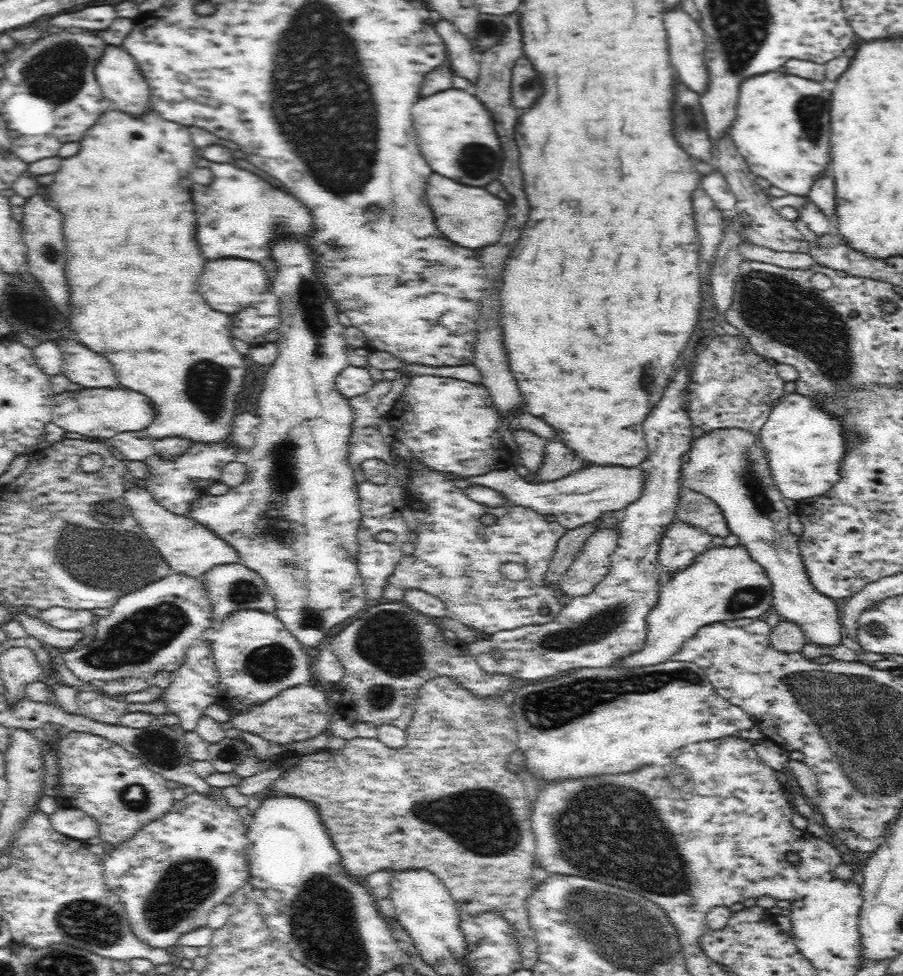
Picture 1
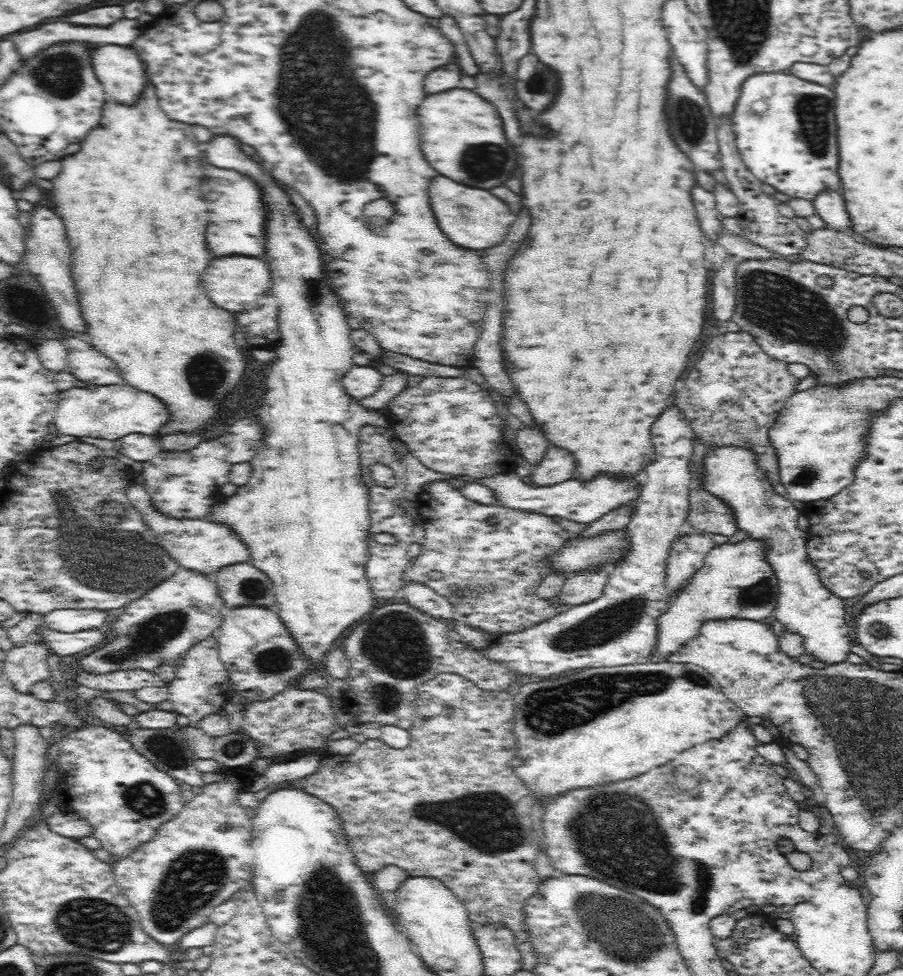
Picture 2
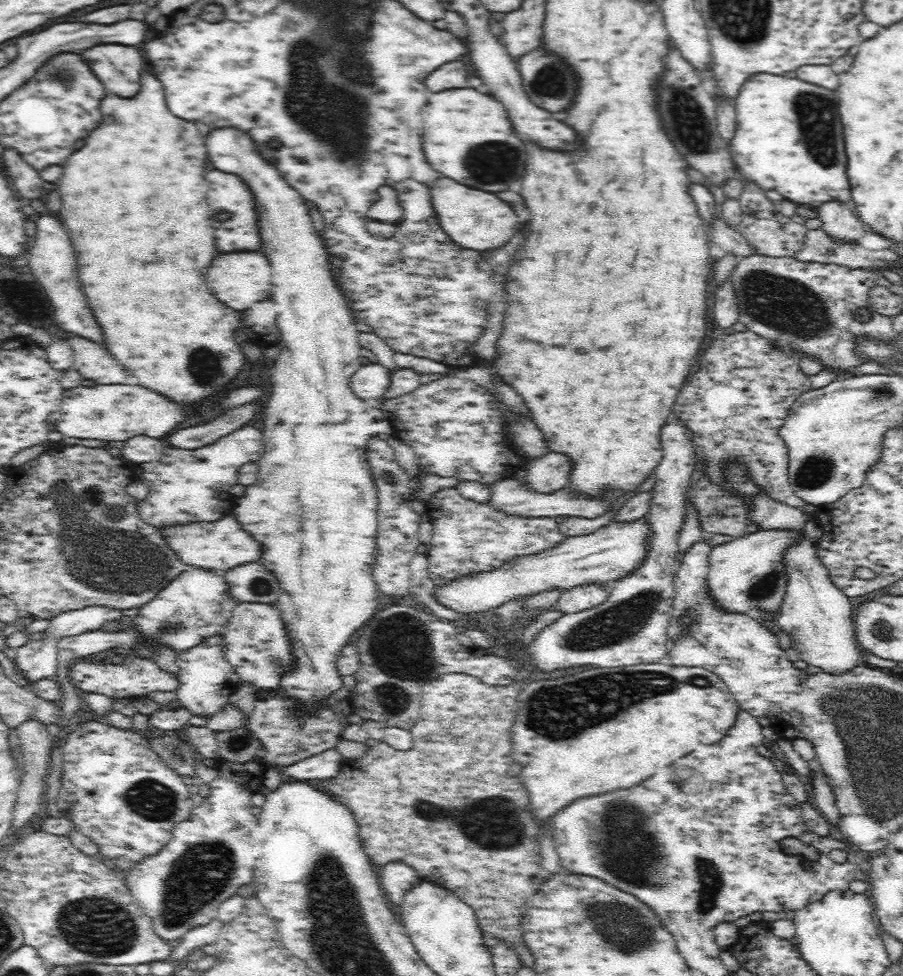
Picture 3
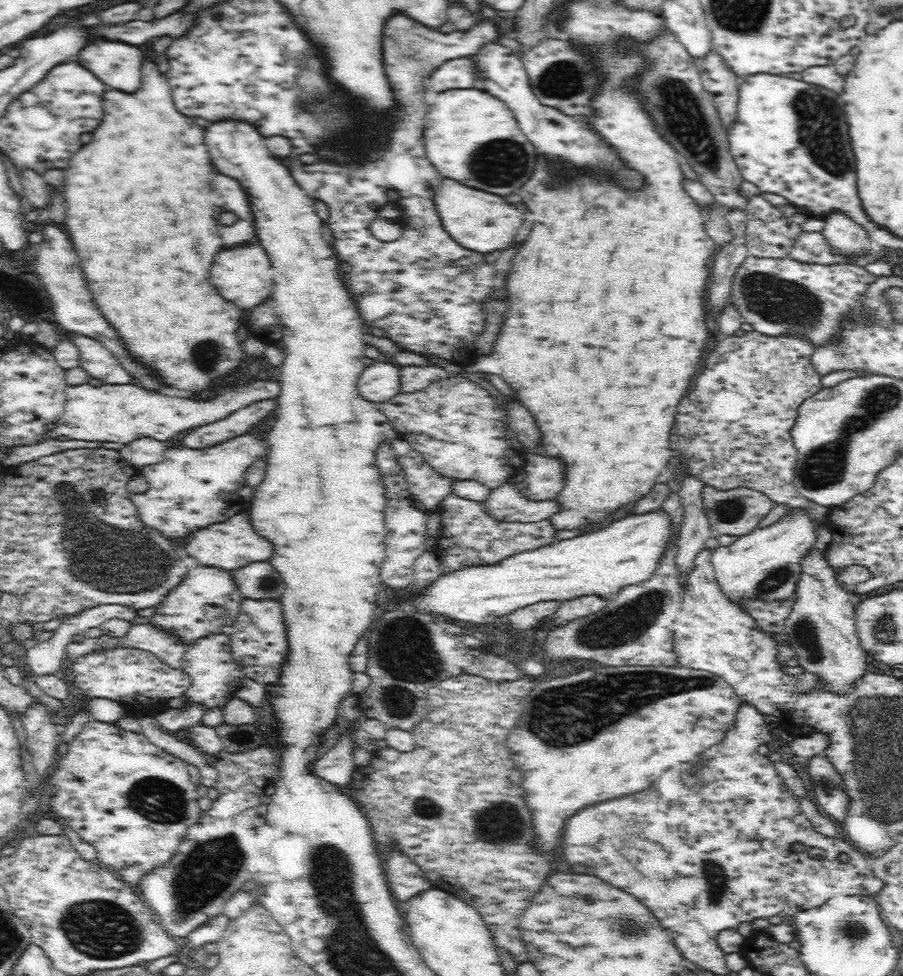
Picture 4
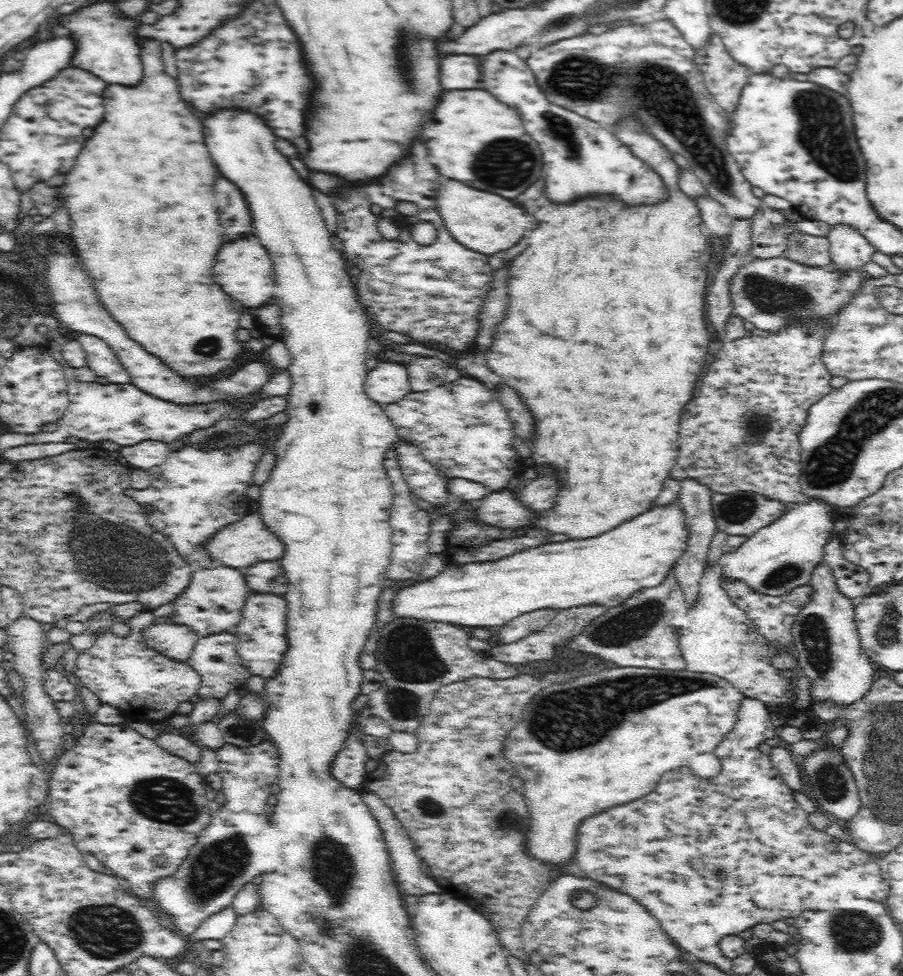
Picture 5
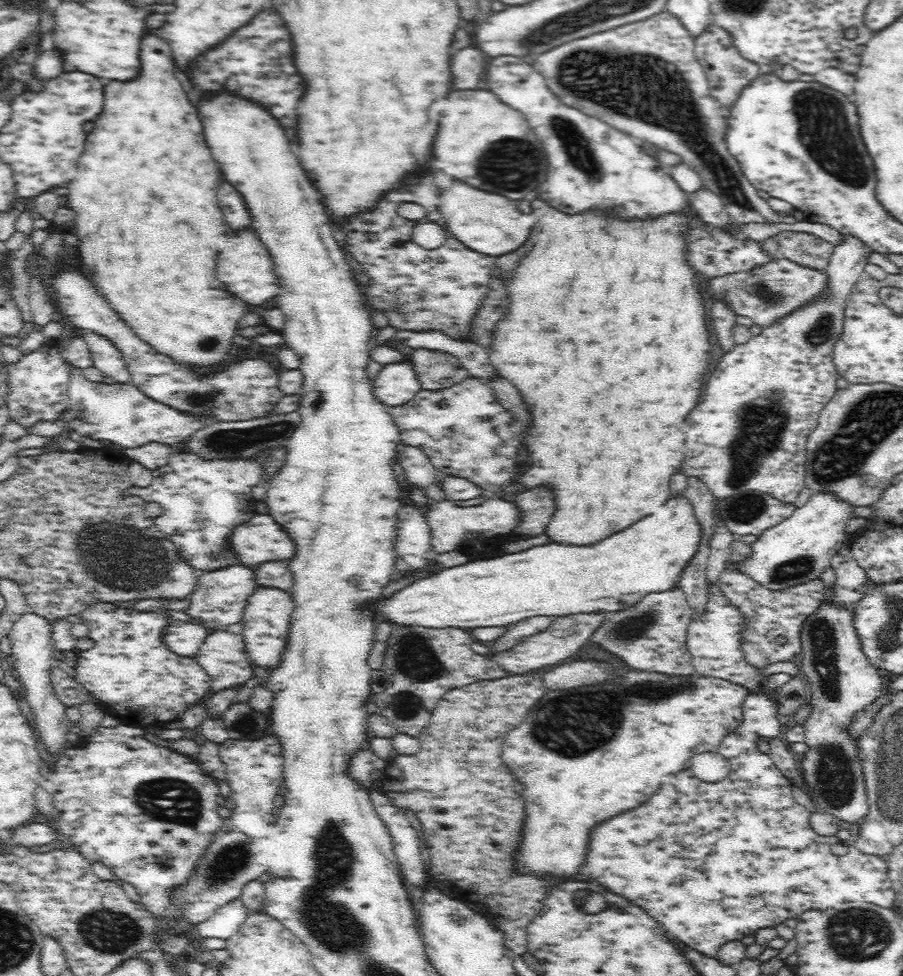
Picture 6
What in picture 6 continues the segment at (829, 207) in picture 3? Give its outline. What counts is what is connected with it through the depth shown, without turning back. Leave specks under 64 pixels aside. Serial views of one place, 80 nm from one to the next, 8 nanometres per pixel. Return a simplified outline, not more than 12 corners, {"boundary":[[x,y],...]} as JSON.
{"boundary":[[840,233],[828,295],[734,343],[684,418],[680,474],[794,503],[838,390]]}

